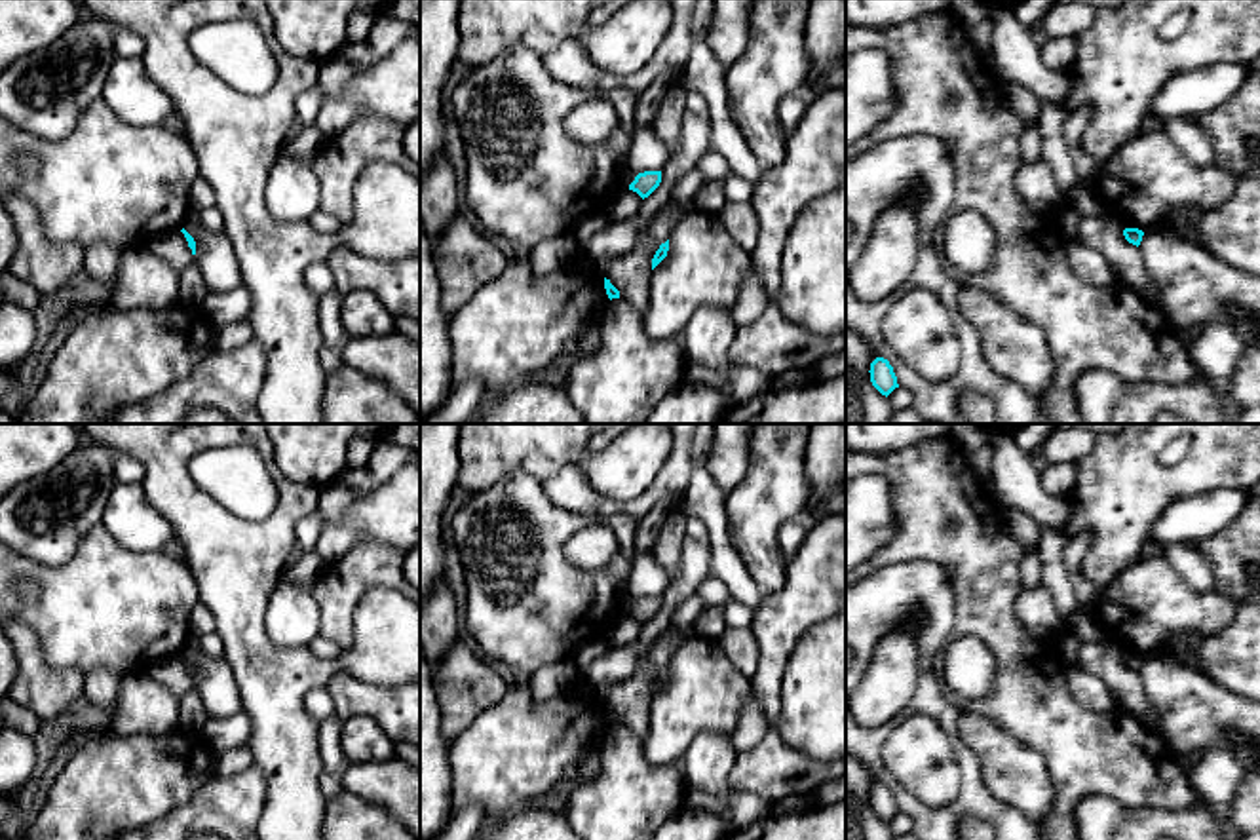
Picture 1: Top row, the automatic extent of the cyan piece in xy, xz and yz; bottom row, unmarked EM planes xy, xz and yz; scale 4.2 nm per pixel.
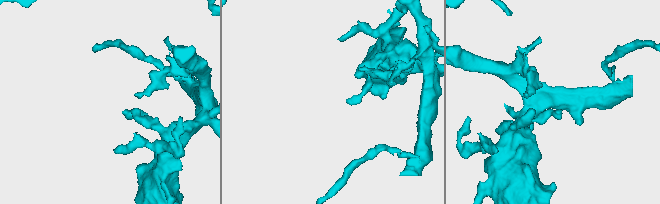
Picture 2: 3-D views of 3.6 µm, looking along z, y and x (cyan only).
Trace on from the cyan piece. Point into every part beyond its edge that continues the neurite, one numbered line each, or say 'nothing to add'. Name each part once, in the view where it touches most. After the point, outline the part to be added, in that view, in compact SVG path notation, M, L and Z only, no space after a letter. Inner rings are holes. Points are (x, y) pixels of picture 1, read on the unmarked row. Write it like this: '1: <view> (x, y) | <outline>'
nothing to add

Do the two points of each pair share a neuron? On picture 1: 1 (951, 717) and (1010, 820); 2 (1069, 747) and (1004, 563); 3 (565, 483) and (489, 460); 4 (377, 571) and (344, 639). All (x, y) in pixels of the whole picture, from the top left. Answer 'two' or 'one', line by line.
1: one
2: one
3: two
4: one

